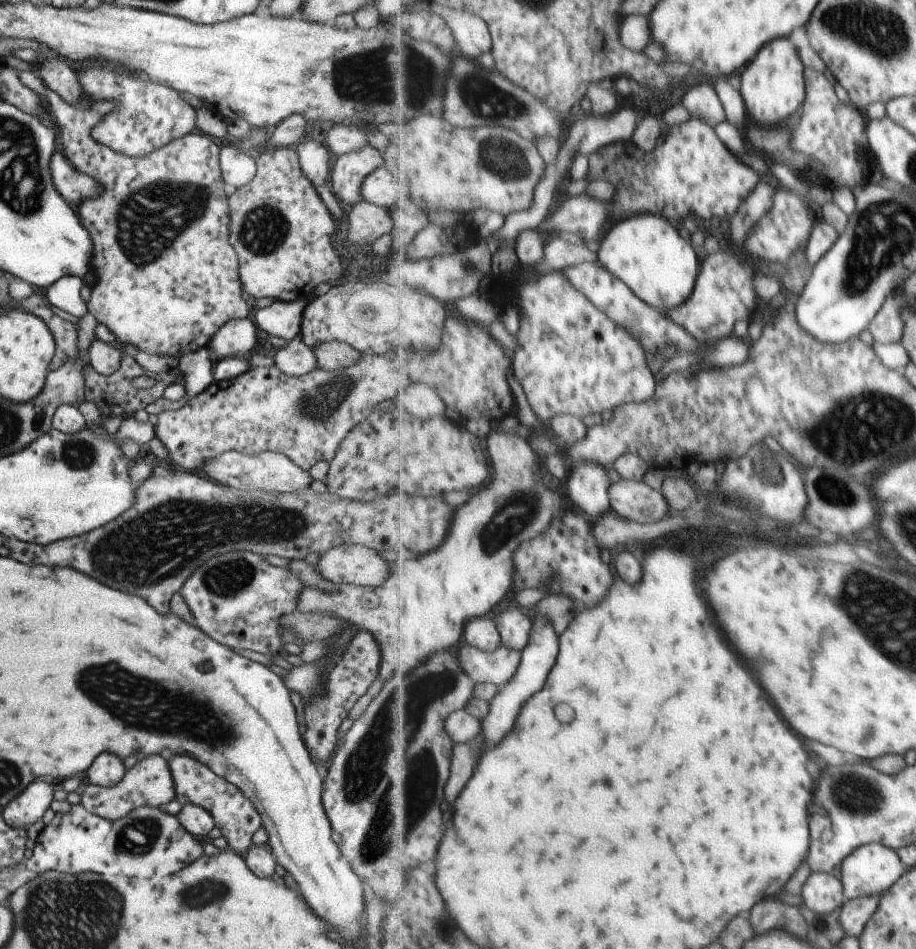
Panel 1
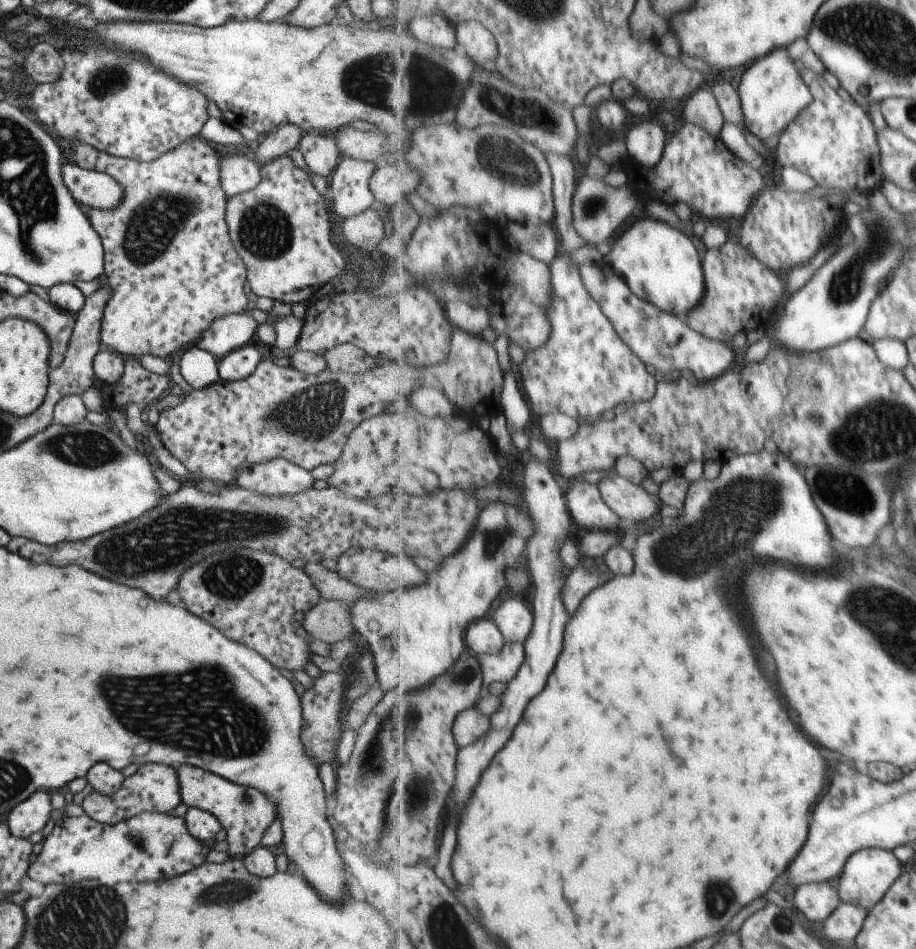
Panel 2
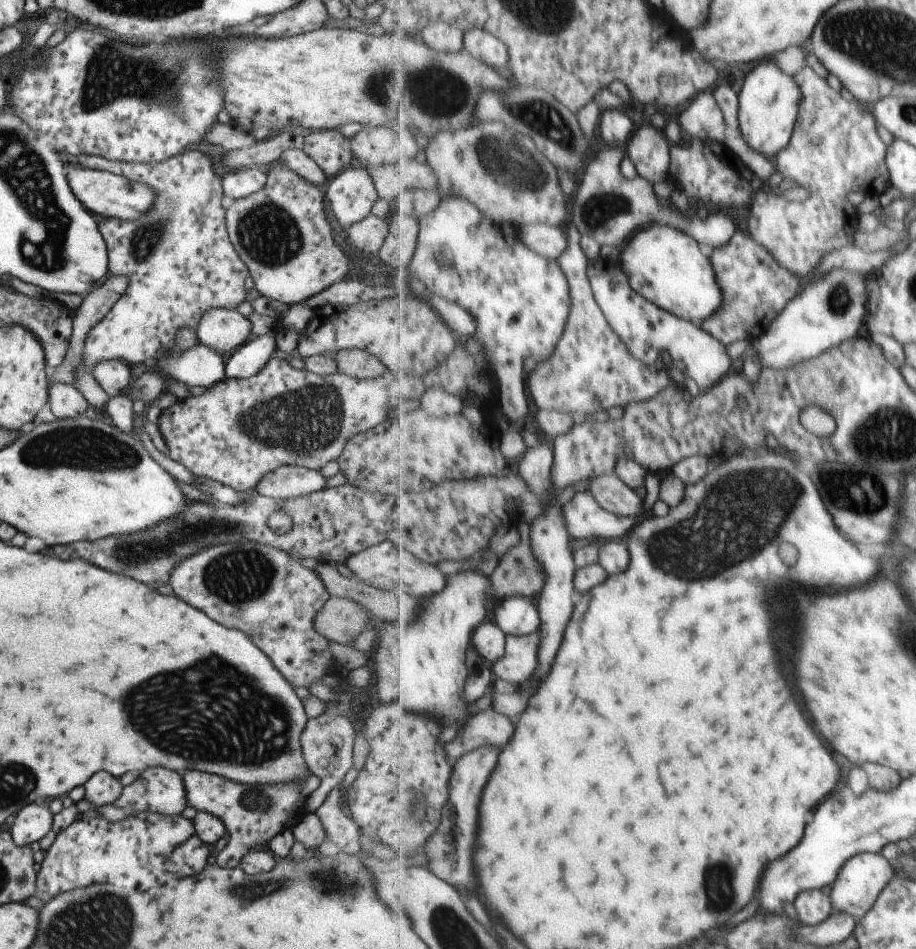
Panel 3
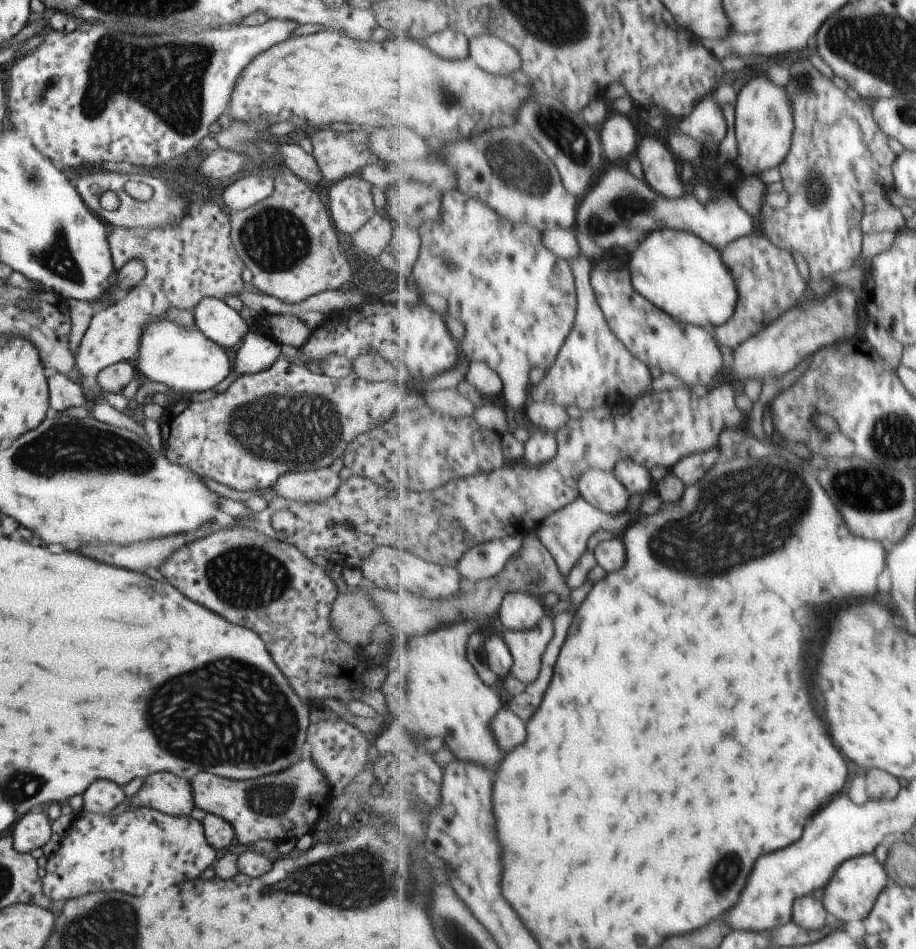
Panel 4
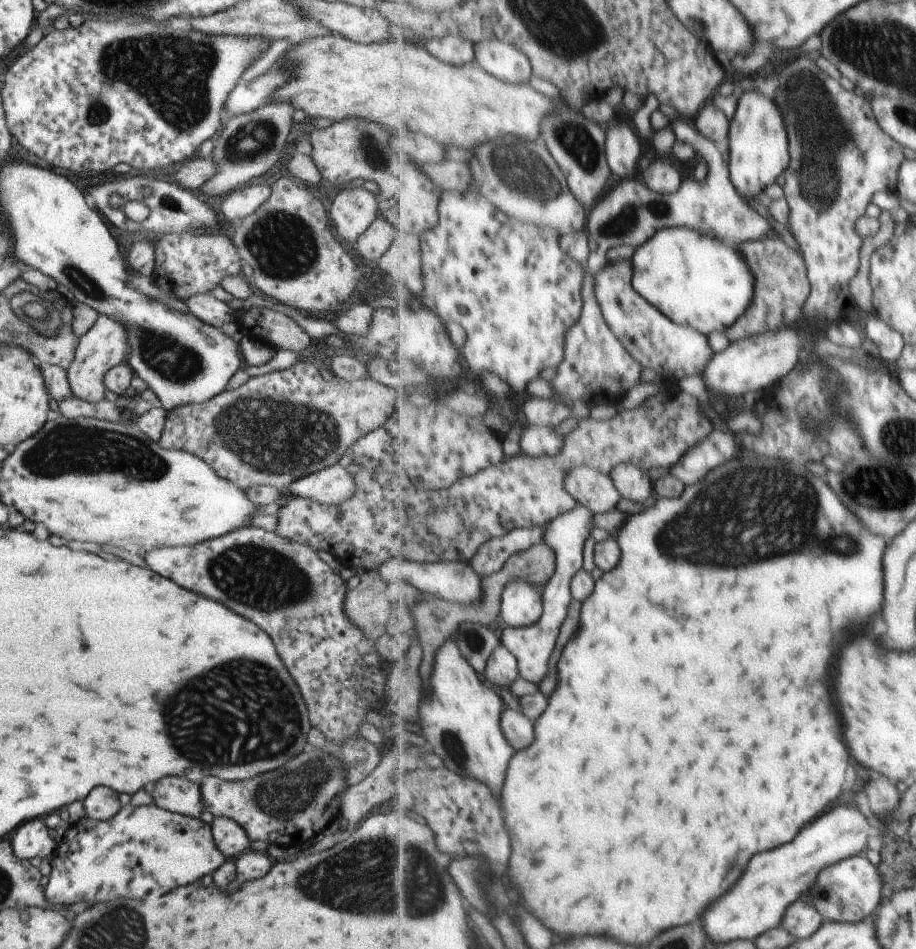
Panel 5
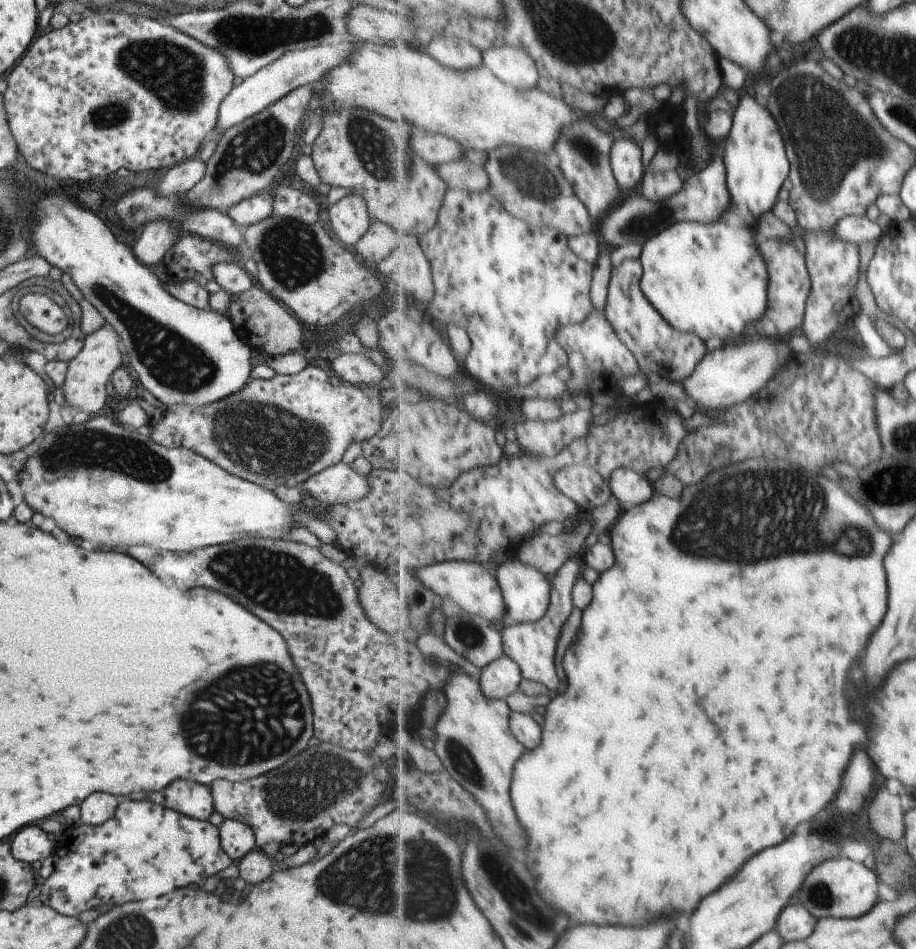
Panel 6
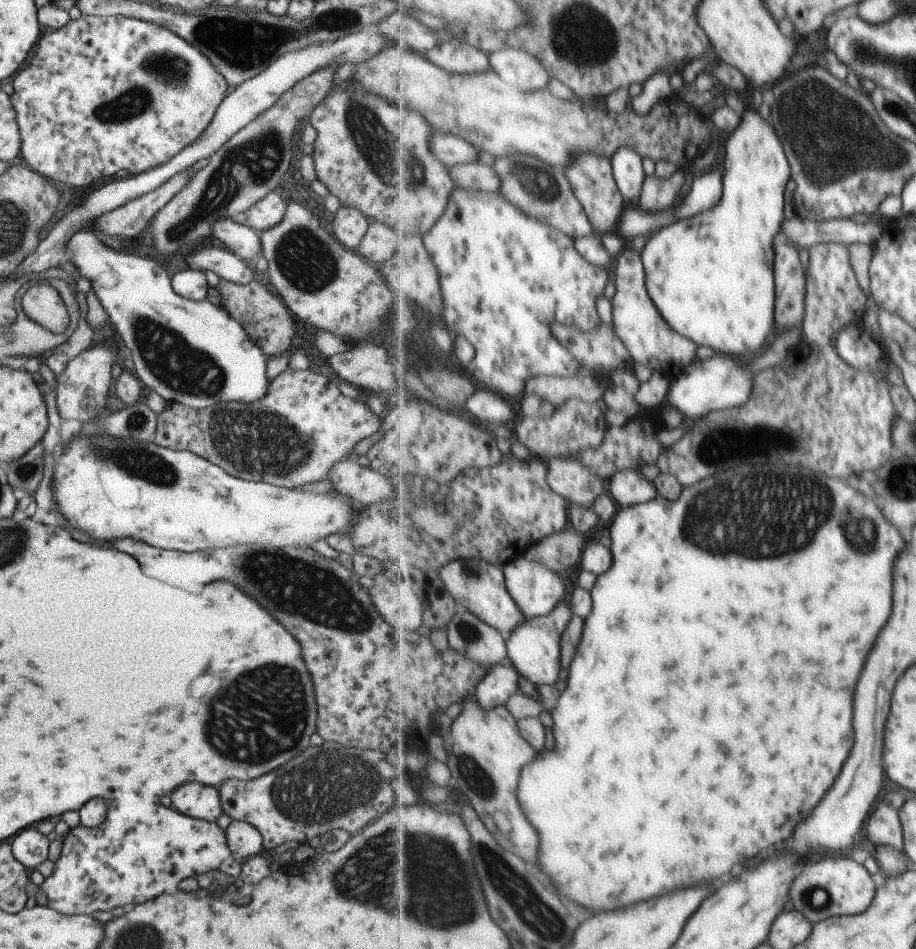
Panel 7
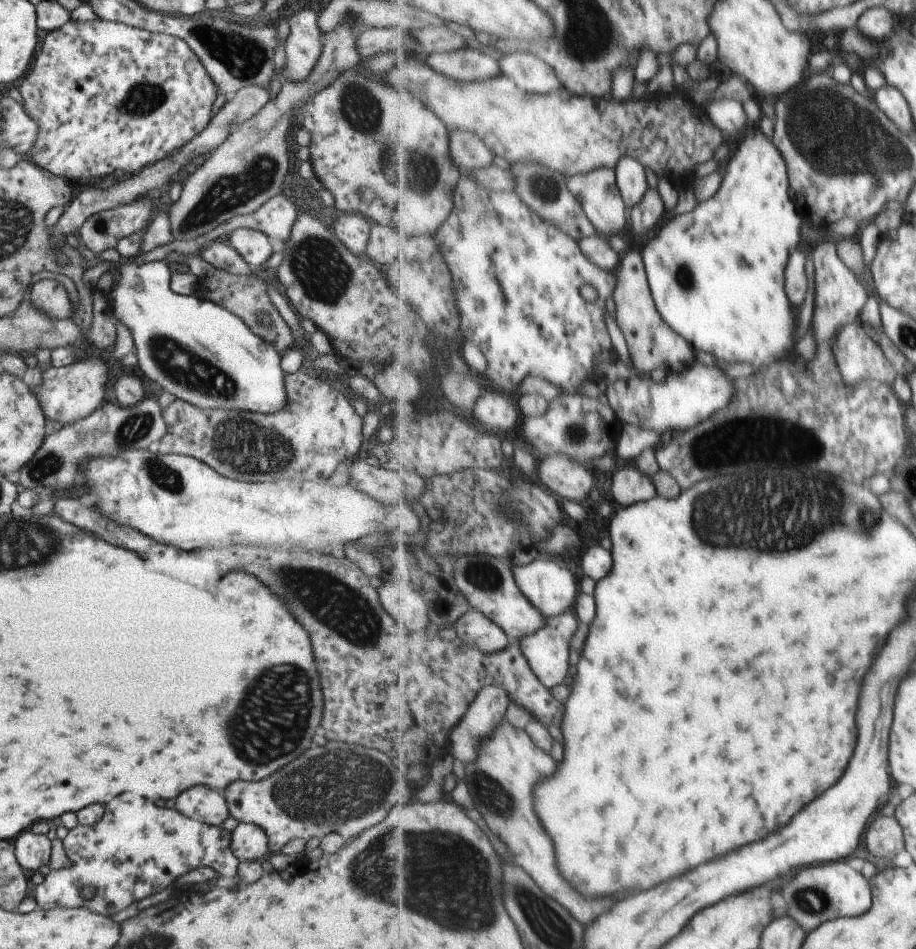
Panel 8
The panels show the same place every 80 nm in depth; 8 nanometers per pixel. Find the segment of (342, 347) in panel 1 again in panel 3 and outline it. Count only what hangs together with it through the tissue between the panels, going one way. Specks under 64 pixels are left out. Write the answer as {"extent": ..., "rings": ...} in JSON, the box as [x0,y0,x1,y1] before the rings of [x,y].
{"extent":[330,348,386,379],"rings":[[[356,348],[339,349],[330,356],[334,359],[337,373],[343,373],[356,379],[370,379],[379,376],[386,370],[380,360]]]}

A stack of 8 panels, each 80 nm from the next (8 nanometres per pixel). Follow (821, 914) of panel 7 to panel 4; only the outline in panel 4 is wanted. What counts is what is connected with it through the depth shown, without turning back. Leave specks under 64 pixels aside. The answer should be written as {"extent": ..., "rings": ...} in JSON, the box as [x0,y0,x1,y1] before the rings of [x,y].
{"extent":[823,853,889,924],"rings":[[[873,853],[846,860],[838,868],[834,878],[831,878],[831,882],[825,886],[823,904],[825,904],[827,912],[843,924],[859,922],[859,920],[864,922],[867,916],[874,911],[879,896],[889,886],[888,878],[889,874],[885,864],[881,864]]]}

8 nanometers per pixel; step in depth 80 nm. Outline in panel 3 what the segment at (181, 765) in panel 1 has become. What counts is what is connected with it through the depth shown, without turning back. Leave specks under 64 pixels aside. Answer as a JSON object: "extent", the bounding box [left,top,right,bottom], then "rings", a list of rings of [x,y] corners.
{"extent":[181,770,305,868],"rings":[[[196,770],[181,772],[181,776],[187,806],[215,815],[227,832],[229,839],[215,856],[215,864],[221,868],[233,868],[251,849],[262,848],[277,833],[290,828],[294,818],[301,813],[305,800],[300,791],[303,781],[286,785],[244,785]]]}

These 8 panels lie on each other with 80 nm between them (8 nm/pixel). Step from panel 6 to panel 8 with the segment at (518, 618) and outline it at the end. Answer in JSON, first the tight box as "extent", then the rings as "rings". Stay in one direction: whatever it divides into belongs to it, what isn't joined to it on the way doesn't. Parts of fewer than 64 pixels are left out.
{"extent":[512,557,581,617],"rings":[[[541,557],[539,560],[534,560],[533,564],[513,565],[512,571],[521,592],[545,617],[559,616],[573,610],[578,592],[581,591],[580,582],[565,568],[565,564]]]}

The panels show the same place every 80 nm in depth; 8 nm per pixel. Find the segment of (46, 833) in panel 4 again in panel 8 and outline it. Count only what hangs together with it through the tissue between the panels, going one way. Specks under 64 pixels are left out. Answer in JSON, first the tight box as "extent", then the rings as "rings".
{"extent":[15,830,51,872],"rings":[[[29,830],[21,832],[15,840],[15,859],[17,863],[29,872],[38,871],[49,862],[51,842],[47,836],[33,834]]]}

